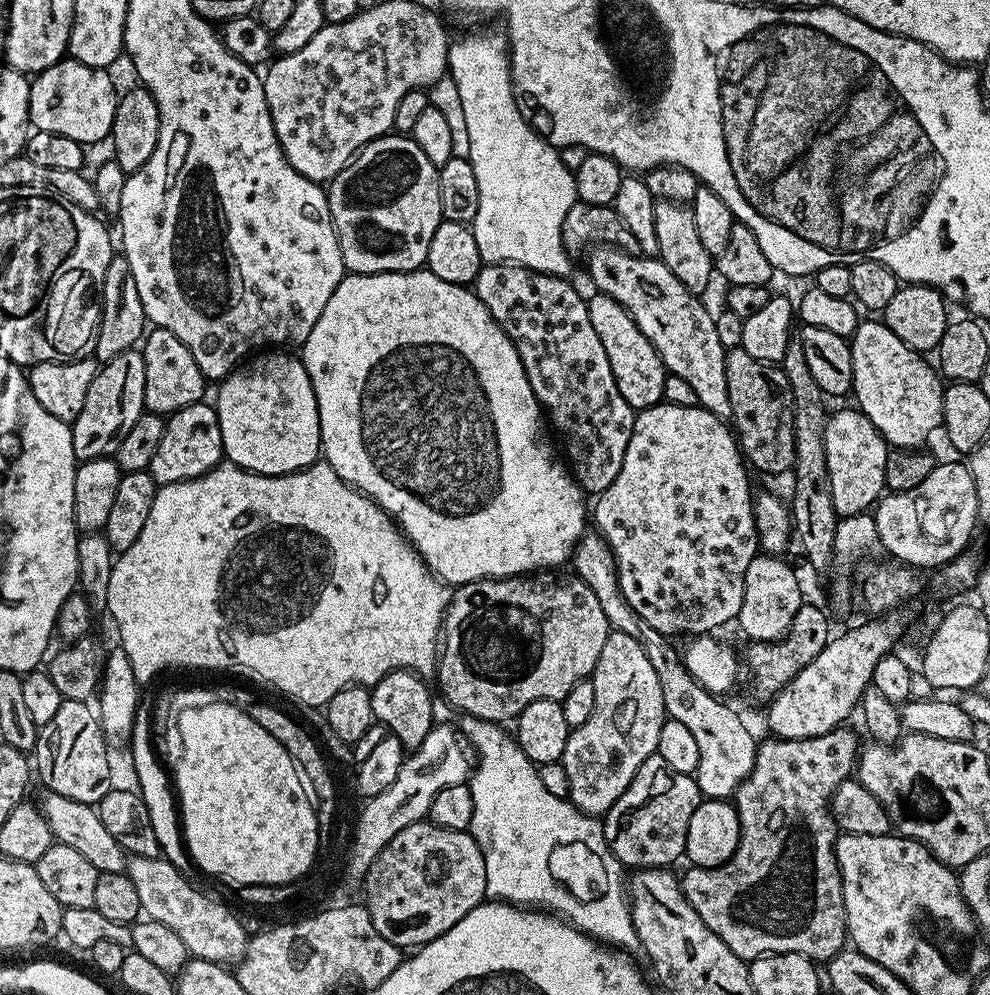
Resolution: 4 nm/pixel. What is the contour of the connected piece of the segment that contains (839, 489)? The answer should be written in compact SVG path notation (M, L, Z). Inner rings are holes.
M859 407L834 411L825 422L825 458L829 468L830 493L840 518L867 513L885 491L884 475L890 446Z

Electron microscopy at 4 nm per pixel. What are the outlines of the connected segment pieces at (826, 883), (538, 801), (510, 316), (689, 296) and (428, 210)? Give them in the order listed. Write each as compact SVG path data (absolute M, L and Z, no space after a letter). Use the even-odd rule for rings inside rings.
M841 726L822 734L818 738L802 738L801 740L782 740L779 738L768 738L768 741L761 743L756 750L756 761L750 770L748 777L740 784L734 797L734 807L740 816L740 841L736 847L736 853L722 866L717 868L689 867L688 873L683 873L680 889L684 891L685 898L694 906L698 918L706 922L738 958L751 962L760 956L766 956L773 952L793 952L802 954L806 959L813 962L827 962L833 956L842 951L846 944L846 921L844 919L844 891L840 881L840 863L836 861L836 837L838 829L832 821L832 809L830 801L836 787L853 775L858 753L862 747L861 741L856 741L854 733L848 726Z
M461 715L458 723L459 731L462 733L465 741L480 755L480 761L475 761L474 771L470 776L470 787L474 794L474 816L472 818L471 834L478 842L478 846L484 855L486 862L486 890L488 896L496 902L507 902L513 906L532 906L528 904L541 904L544 908L549 908L552 914L559 914L573 928L580 929L586 936L592 937L593 940L605 945L611 946L617 950L634 950L640 948L640 939L634 930L634 922L632 921L632 909L630 901L626 895L626 876L622 871L622 865L617 860L616 855L608 848L608 843L604 837L604 825L597 817L587 816L586 813L578 811L573 806L572 801L567 798L555 797L546 790L542 784L540 777L540 769L537 764L530 758L526 758L526 754L521 750L519 744L511 735L508 736L503 732L501 725L495 720L479 720L473 716Z
M484 264L474 281L474 291L476 297L482 302L482 306L486 306L486 310L490 310L490 314L494 318L494 322L498 322L501 330L512 339L512 344L518 350L518 354L522 358L522 366L526 370L526 378L530 382L530 390L534 390L536 400L546 417L547 423L554 429L555 435L564 439L563 451L566 453L567 463L570 465L570 471L576 478L577 484L588 494L599 494L604 492L612 485L614 478L618 478L618 470L622 470L622 458L626 454L626 446L630 442L630 434L632 427L636 421L636 412L626 402L626 398L622 398L622 394L616 385L614 378L614 370L610 370L610 358L606 358L606 346L602 346L602 338L598 338L598 333L594 330L594 325L590 322L590 314L588 313L588 300L580 297L580 292L574 285L563 276L551 276L550 274L542 274L535 272L529 268L524 268L520 264Z
M609 244L587 249L588 276L597 293L617 300L634 318L638 330L650 338L654 350L662 358L671 375L682 378L691 386L696 403L710 414L731 417L730 394L726 390L726 349L718 342L718 330L713 313L704 309L697 293L686 290L667 266L658 258L643 254L631 256Z
M389 134L372 140L327 185L328 205L336 237L349 273L369 276L379 272L414 272L425 267L430 238L442 219L438 178L440 173L408 134Z

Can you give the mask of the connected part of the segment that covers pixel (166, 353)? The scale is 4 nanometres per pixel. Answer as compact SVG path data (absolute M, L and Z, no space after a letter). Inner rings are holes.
M153 327L143 337L142 351L146 366L144 406L147 411L171 414L205 399L206 381L202 370L198 370L198 362L194 362L194 354L190 354L184 343L174 334L170 334L170 330Z

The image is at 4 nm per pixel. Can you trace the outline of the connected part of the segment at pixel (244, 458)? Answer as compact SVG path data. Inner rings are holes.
M268 350L241 363L230 375L219 381L217 388L220 389L214 399L227 463L237 464L247 472L256 472L260 476L285 476L291 472L301 472L317 463L322 456L320 415L310 374L306 374L306 366L299 355L287 356L284 352L287 351Z

